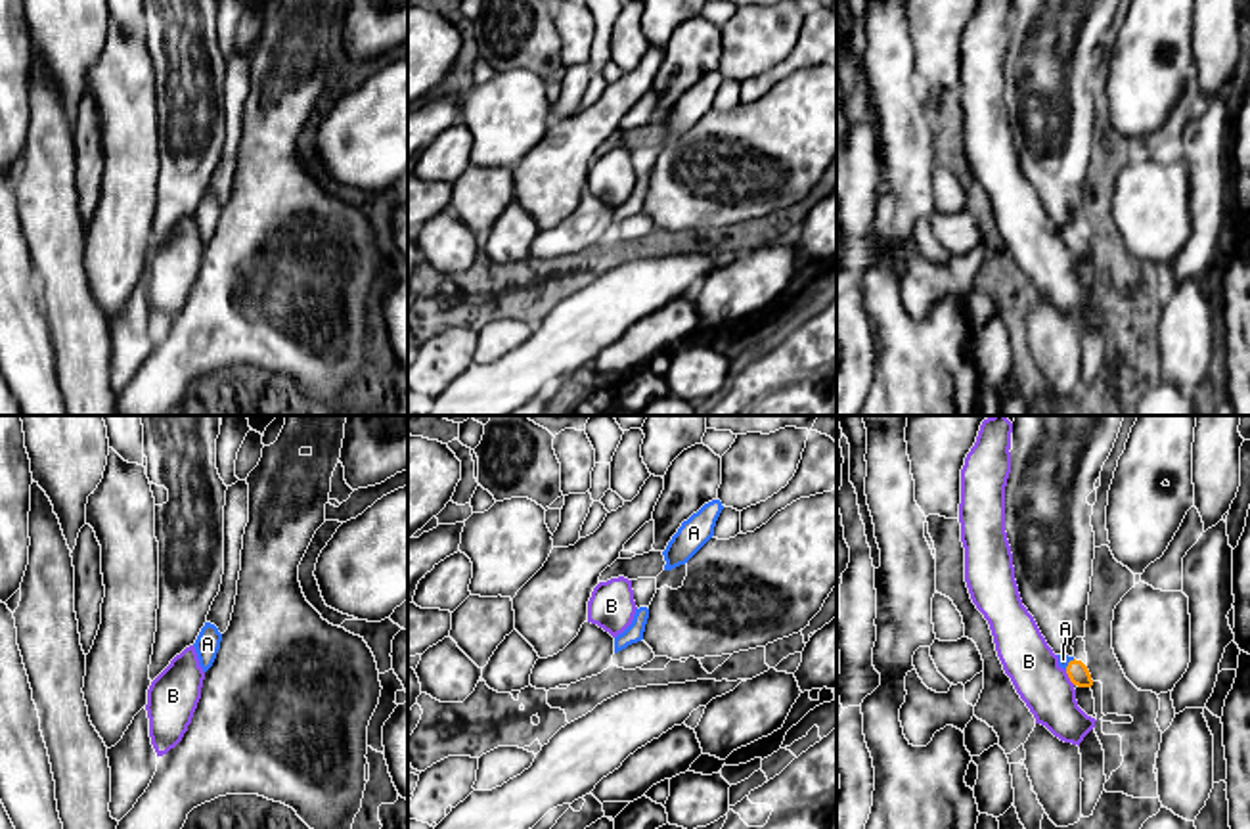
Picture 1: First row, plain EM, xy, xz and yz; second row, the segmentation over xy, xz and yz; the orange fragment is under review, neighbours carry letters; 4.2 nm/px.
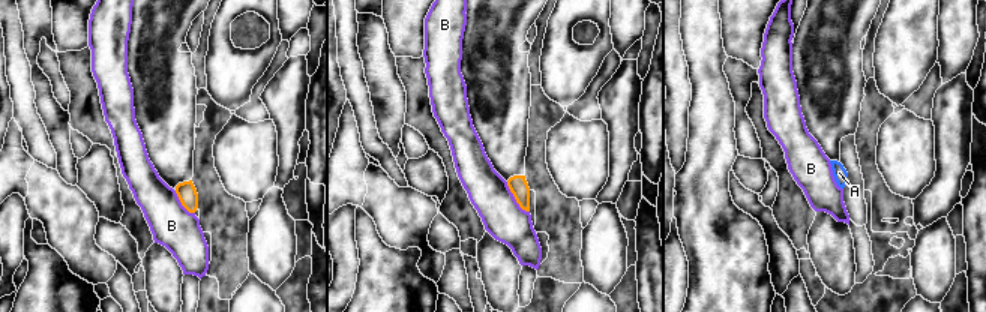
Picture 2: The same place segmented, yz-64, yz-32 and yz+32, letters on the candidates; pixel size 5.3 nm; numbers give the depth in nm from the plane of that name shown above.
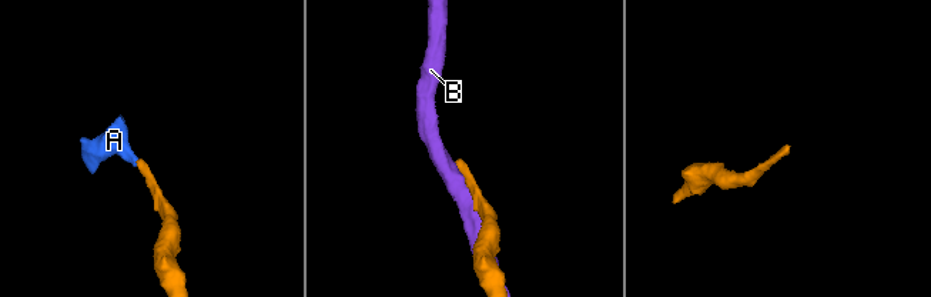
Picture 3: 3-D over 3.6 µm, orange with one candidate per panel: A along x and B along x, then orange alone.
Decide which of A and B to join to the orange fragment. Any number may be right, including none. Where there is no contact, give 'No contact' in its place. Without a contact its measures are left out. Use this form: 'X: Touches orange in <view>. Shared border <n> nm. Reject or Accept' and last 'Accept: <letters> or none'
A: Touches orange in yz. Shared border 60 nm. Accept
B: Touches orange in yz. Shared border 80 nm. Reject
Accept: A

